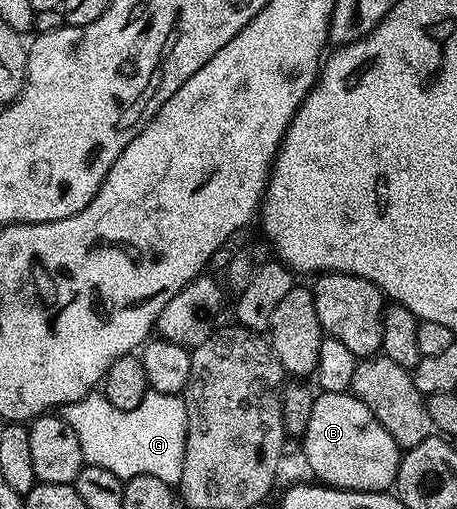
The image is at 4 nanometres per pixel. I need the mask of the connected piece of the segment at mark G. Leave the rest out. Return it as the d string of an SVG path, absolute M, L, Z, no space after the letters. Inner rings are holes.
M147 391L144 401L136 405L136 409L121 411L107 401L101 393L91 393L80 401L68 403L64 408L64 418L76 432L80 441L82 458L87 464L111 470L120 480L147 475L160 477L160 481L171 485L181 484L182 462L186 448L186 400L182 395L161 395L155 391Z

